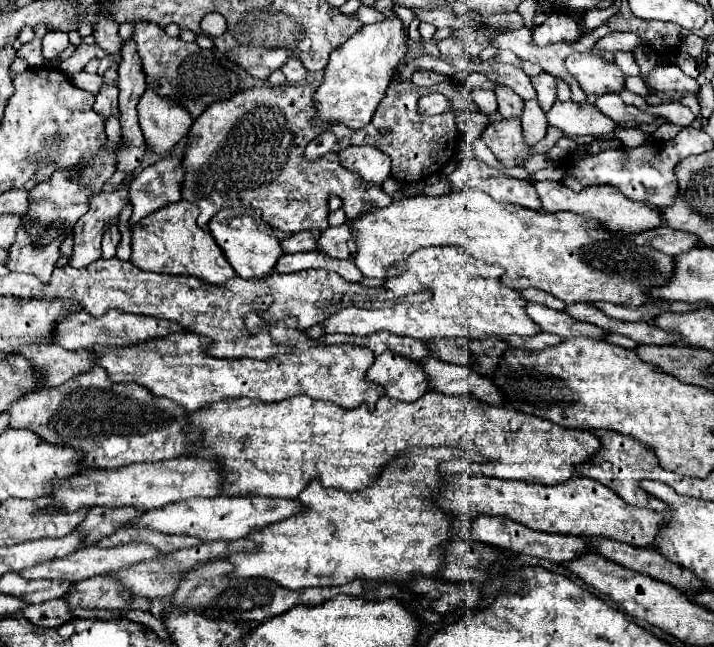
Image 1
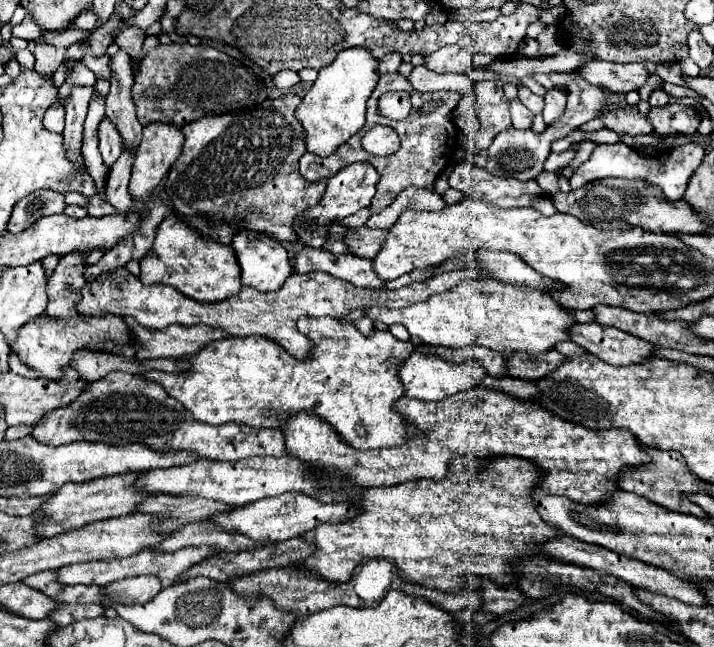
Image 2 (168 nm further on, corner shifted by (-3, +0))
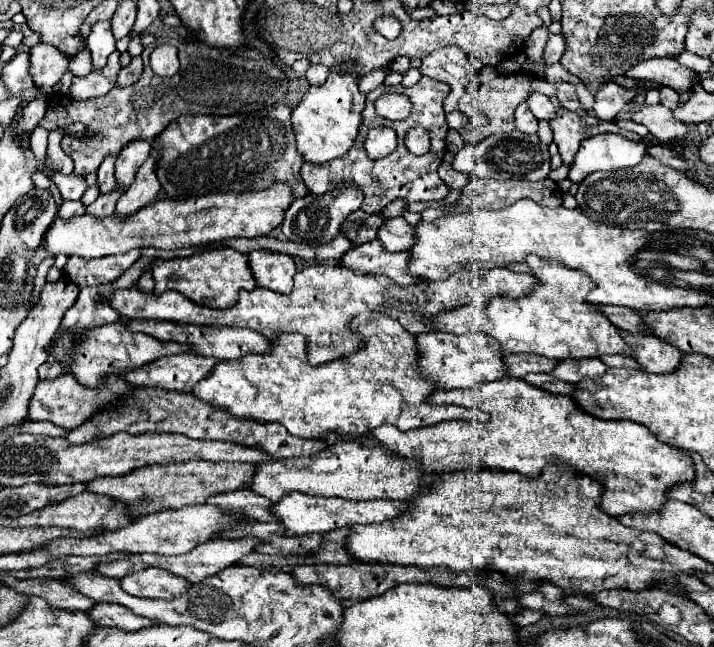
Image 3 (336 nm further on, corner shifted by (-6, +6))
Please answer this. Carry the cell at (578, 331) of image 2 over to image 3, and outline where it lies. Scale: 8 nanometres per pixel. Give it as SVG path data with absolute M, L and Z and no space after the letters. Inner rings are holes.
M621 331L621 337L633 349L633 359L639 361L649 373L673 373L683 359L683 353L675 349L671 343L655 337L655 335L633 335Z

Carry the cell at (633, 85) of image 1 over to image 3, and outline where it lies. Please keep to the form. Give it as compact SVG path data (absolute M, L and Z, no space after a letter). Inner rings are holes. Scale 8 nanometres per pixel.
M643 105L639 111L633 111L633 121L645 125L649 133L663 145L683 143L689 133L689 127L675 119L673 113L663 105Z

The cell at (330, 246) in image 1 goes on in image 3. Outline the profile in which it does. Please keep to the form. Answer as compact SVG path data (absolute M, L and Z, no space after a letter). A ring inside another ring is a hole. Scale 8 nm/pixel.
M393 217L379 229L379 241L387 251L409 251L417 241L415 227L403 217Z

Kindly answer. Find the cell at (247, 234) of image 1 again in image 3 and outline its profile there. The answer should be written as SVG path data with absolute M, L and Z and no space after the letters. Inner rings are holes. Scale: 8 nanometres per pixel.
M253 251L249 253L249 265L259 287L271 289L275 293L291 293L297 269L289 255L271 251Z

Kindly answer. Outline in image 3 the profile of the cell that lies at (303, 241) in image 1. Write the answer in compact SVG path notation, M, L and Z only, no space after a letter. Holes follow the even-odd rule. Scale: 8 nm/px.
M355 211L351 215L351 219L347 219L343 223L343 233L347 233L351 237L351 241L359 243L367 243L371 239L377 237L379 227L385 223L387 219L383 215L367 215L363 211Z

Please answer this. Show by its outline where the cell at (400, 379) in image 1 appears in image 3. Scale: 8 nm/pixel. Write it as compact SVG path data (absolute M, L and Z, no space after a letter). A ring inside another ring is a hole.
M429 331L423 335L417 335L419 353L421 353L421 373L435 381L441 389L463 389L463 387L475 387L489 381L499 381L507 377L507 369L501 355L501 343L497 343L493 337L477 331L467 335L455 335L455 333L443 333L443 331Z

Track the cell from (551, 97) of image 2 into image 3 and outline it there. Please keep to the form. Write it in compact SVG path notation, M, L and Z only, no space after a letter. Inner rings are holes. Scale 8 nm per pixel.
M559 109L559 117L551 121L551 129L555 135L555 143L559 147L559 155L563 159L563 165L573 165L575 153L579 149L579 143L587 137L599 135L599 133L617 133L634 141L642 141L642 138L632 132L617 127L613 121L599 121L597 117L577 117L575 113L567 109Z

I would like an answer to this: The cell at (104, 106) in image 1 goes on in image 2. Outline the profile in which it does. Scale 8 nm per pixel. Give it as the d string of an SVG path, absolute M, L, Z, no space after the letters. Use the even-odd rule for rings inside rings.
M102 117L98 125L98 137L100 137L100 153L104 159L104 165L110 167L116 161L116 155L120 155L122 151L120 133L110 117Z

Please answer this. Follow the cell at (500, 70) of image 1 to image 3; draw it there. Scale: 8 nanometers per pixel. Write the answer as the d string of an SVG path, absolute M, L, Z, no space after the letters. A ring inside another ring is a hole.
M533 93L529 97L529 109L533 111L533 115L537 119L543 119L543 121L551 121L557 117L557 107L549 101L549 97L545 97L543 93Z

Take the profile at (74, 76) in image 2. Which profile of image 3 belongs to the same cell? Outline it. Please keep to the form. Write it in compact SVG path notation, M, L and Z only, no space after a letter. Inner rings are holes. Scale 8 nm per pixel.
M36 126L33 133L30 136L31 150L36 159L44 159L46 156L46 150L48 146L48 131L42 127Z

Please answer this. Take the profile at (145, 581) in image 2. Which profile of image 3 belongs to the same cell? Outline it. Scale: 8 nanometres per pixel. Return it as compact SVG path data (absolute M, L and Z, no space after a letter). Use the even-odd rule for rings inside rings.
M143 569L139 573L131 573L123 577L121 581L123 591L135 597L145 597L145 599L175 599L183 595L191 583L179 575L173 575L163 569Z

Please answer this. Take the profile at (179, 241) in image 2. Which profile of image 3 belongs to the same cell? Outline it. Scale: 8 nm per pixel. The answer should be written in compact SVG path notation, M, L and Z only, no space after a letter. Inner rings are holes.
M201 249L199 253L185 257L185 259L171 259L171 261L155 261L153 265L153 279L155 279L155 295L161 295L161 291L179 291L187 299L191 299L197 305L213 307L213 309L227 309L237 303L237 295L241 289L253 291L257 287L257 281L249 269L247 255L229 249Z

